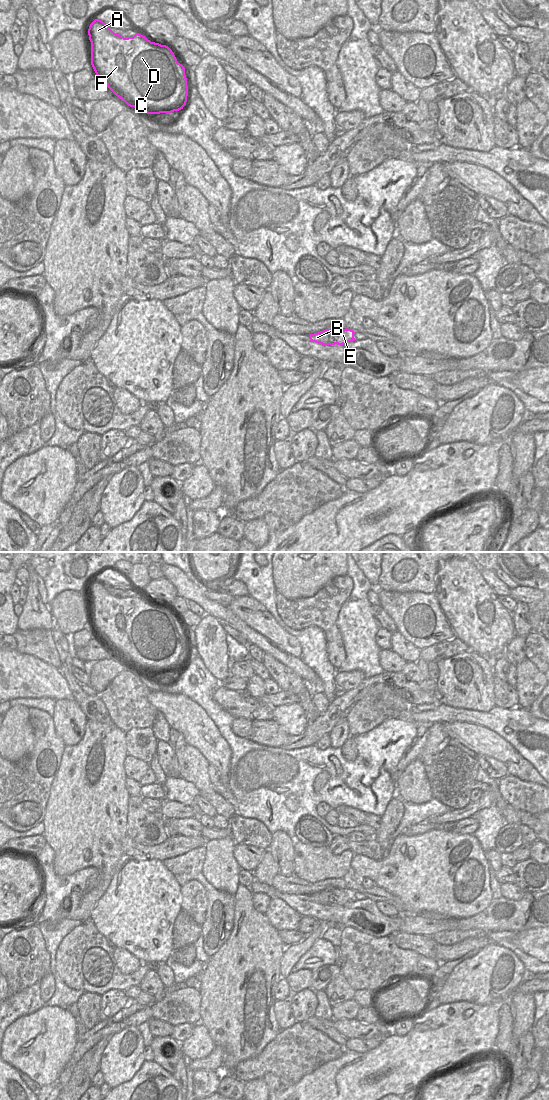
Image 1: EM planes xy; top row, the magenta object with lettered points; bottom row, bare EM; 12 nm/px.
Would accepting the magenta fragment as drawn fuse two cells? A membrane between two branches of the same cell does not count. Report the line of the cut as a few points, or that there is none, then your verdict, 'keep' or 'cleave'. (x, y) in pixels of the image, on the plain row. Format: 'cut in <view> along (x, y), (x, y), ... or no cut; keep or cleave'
no cut; keep

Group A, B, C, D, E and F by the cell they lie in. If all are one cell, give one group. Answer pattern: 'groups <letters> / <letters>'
groups A B C D E F

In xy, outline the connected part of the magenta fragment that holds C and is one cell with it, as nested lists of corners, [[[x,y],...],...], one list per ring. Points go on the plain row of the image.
[[[99,579],[90,584],[88,595],[91,625],[97,637],[128,666],[147,674],[160,674],[179,671],[186,665],[188,646],[185,628],[168,606],[151,602],[139,593],[124,598]]]

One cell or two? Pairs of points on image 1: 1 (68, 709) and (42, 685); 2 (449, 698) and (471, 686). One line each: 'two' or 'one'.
1: two
2: one

